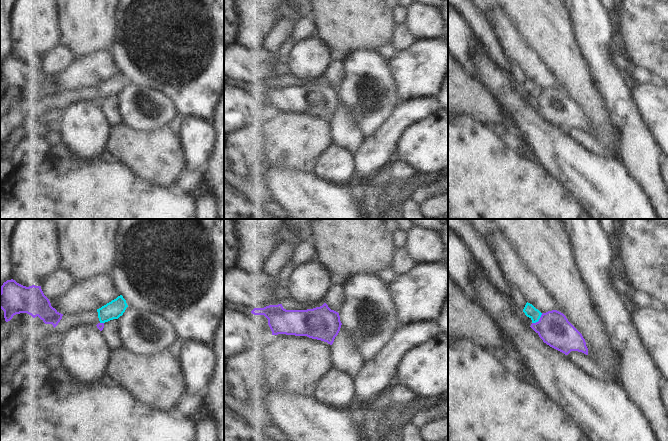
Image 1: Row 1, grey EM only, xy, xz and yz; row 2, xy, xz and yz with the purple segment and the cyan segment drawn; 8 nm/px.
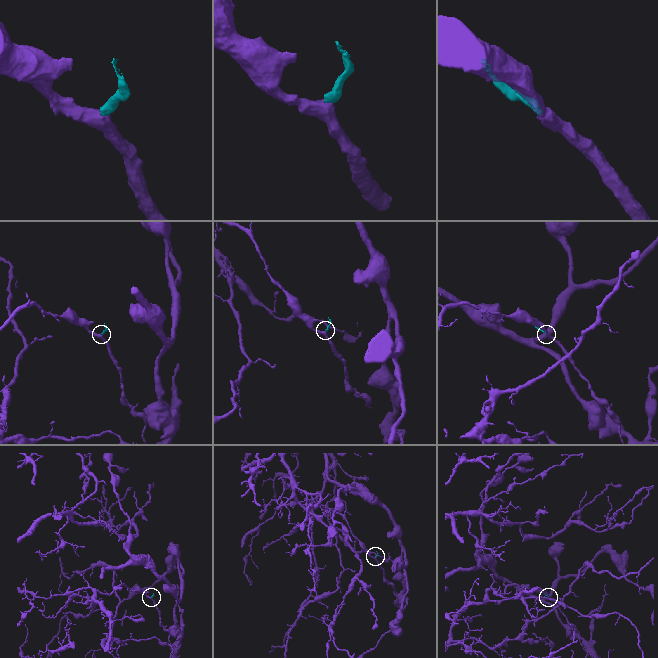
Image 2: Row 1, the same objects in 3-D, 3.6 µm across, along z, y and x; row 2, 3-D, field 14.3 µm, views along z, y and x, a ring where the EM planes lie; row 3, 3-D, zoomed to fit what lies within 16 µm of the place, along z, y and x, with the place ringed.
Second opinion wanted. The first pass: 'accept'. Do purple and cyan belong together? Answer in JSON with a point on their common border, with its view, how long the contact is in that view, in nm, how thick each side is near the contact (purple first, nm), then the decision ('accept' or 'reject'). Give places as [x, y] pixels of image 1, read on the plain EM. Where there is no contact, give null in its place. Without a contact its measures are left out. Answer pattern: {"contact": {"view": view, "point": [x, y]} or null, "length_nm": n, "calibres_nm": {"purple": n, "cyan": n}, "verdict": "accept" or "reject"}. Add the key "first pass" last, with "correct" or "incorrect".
{"contact": {"view": "yz", "point": [539, 96]}, "length_nm": 120, "calibres_nm": {"purple": 260, "cyan": 100}, "verdict": "reject", "first pass": "incorrect"}

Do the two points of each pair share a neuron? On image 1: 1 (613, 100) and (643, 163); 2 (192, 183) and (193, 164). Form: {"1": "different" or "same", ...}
{"1": "same", "2": "different"}

